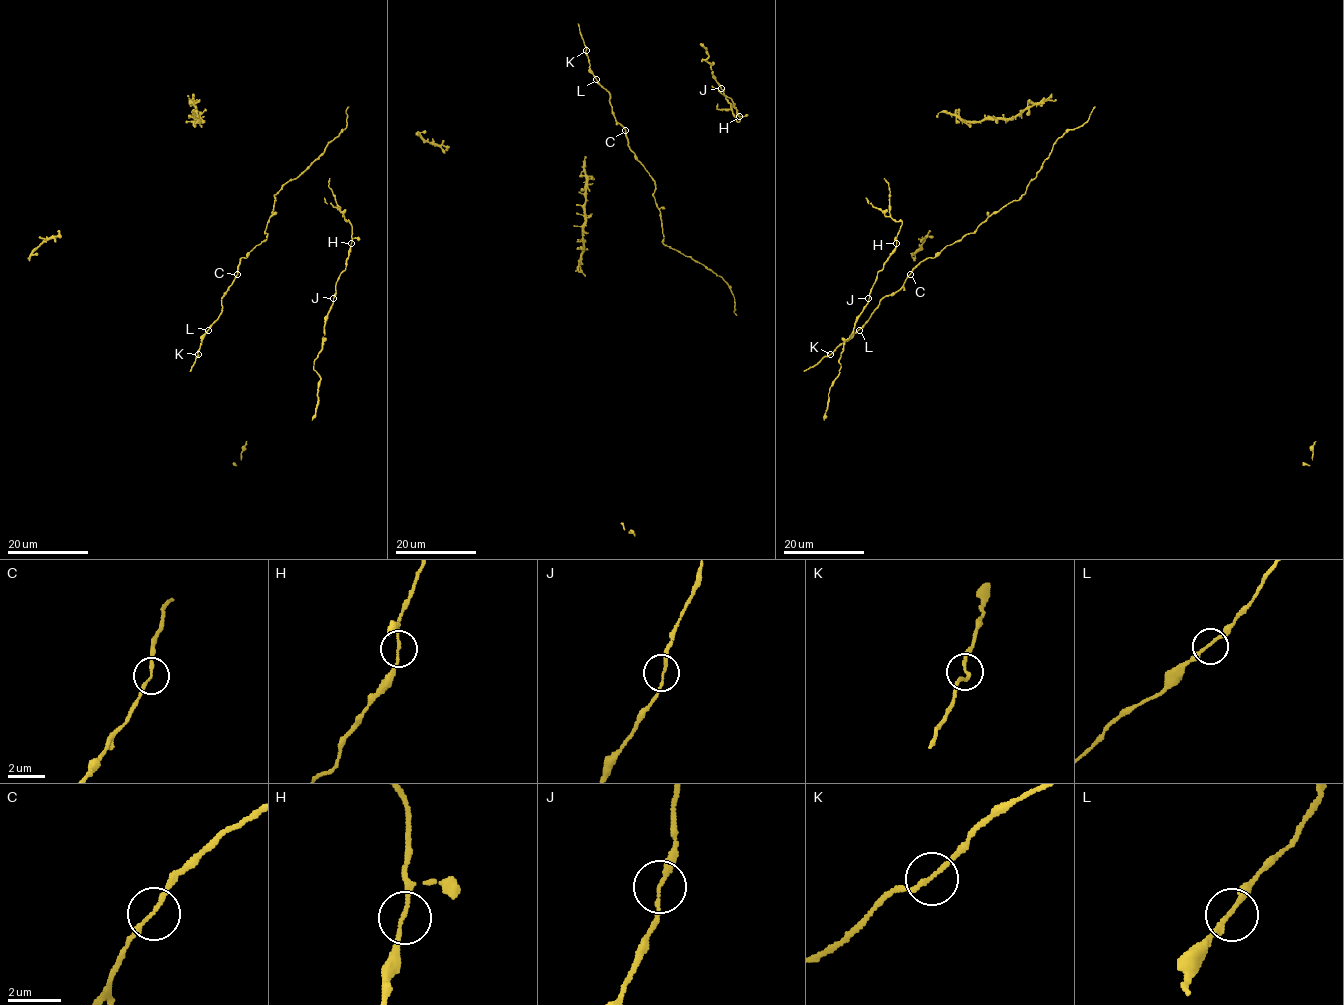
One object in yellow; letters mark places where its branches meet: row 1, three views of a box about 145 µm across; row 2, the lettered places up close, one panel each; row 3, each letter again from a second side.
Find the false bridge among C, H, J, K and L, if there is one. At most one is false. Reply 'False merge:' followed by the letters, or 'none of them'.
False merge: none of them

